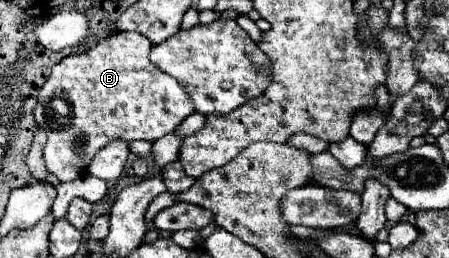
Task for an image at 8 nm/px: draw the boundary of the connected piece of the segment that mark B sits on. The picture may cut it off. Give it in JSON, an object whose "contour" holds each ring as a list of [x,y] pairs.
{"contour":[[[116,32],[106,40],[100,40],[94,48],[72,54],[60,60],[46,84],[38,94],[38,106],[34,110],[36,124],[46,132],[48,144],[44,146],[44,160],[50,174],[54,174],[60,182],[74,180],[82,174],[94,154],[102,150],[114,138],[122,140],[158,140],[164,134],[170,134],[186,116],[194,112],[194,106],[182,86],[162,70],[158,70],[150,62],[152,42],[140,32]]]}

